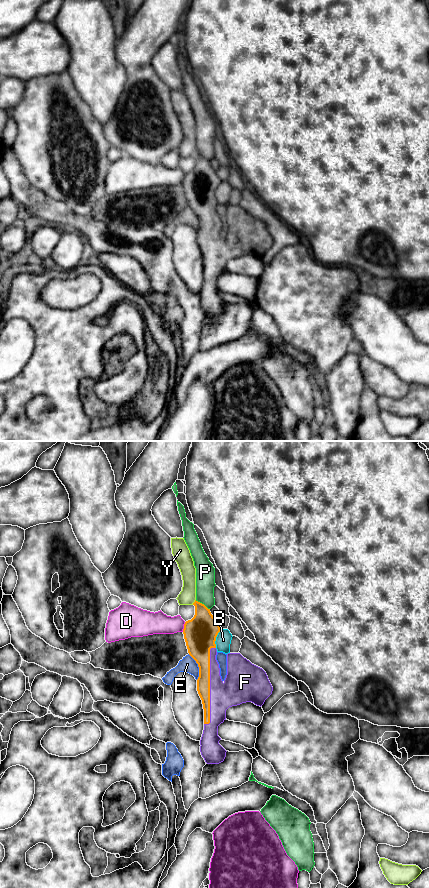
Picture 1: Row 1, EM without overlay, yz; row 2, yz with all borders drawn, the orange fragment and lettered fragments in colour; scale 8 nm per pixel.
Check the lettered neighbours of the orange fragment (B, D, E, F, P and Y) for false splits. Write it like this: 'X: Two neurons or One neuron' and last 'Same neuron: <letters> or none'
B: Two neurons
D: Two neurons
E: Two neurons
F: One neuron
P: Two neurons
Y: Two neurons
Same neuron: F

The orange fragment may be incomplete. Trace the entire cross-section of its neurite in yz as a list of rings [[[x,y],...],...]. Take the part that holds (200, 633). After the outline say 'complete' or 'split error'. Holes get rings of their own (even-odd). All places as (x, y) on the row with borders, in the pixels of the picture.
[[[195,600],[193,605],[195,606],[195,615],[191,620],[185,622],[183,634],[188,653],[199,667],[197,691],[204,709],[204,730],[200,740],[200,752],[207,764],[219,764],[224,761],[227,752],[219,744],[221,738],[218,736],[218,726],[226,720],[226,710],[246,702],[252,702],[261,707],[272,694],[273,687],[266,672],[252,664],[240,653],[227,654],[227,675],[224,681],[221,679],[215,644],[221,628],[210,609],[204,604]]]; split error

